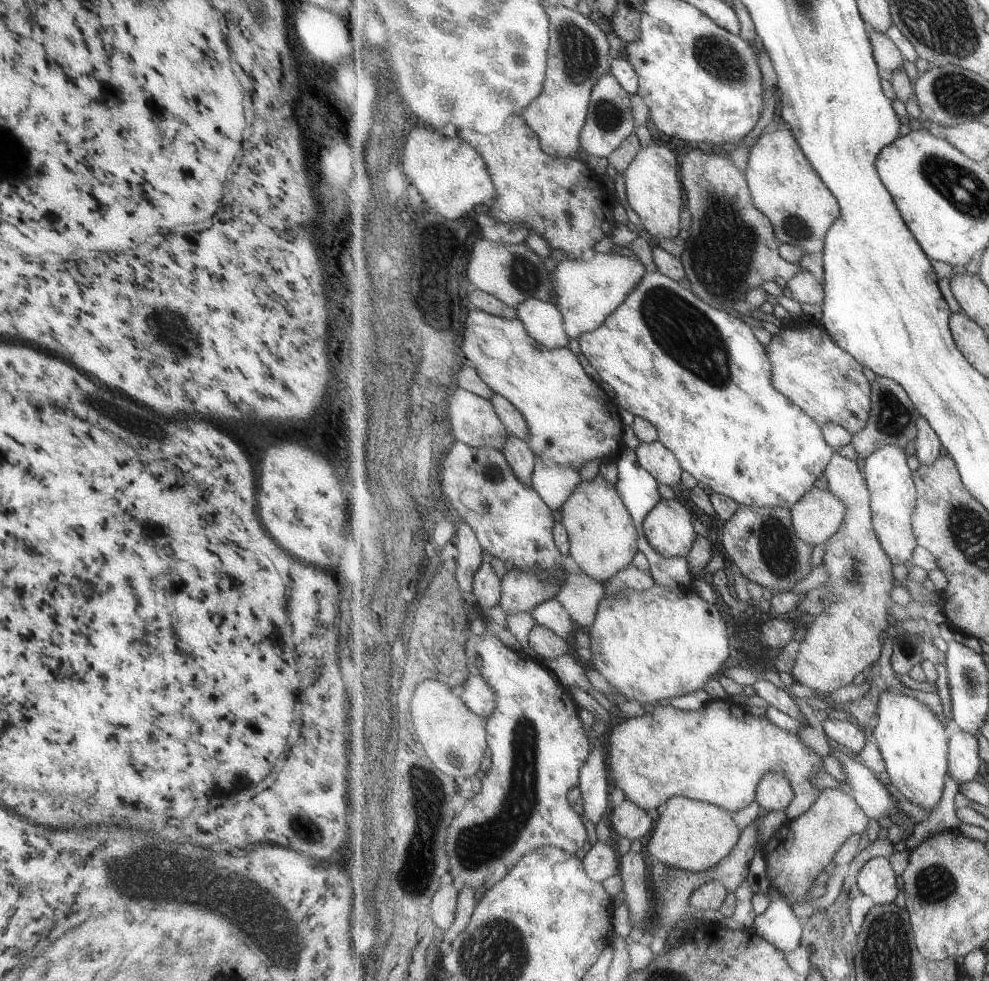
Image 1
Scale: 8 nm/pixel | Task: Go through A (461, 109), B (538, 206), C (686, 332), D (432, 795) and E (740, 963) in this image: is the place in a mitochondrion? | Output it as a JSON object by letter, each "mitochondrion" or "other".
{"A":"other","B":"mitochondrion","C":"mitochondrion","D":"mitochondrion","E":"other"}

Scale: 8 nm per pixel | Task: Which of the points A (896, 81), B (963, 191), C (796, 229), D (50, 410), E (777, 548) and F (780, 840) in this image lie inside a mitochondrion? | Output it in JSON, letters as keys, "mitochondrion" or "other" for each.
{"A":"other","B":"mitochondrion","C":"mitochondrion","D":"other","E":"mitochondrion","F":"other"}

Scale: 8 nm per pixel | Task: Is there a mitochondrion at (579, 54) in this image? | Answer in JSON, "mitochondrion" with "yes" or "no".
{"mitochondrion":"yes"}

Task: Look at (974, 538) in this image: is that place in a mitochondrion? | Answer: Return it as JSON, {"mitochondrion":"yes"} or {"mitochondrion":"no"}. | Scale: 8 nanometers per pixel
{"mitochondrion":"yes"}

